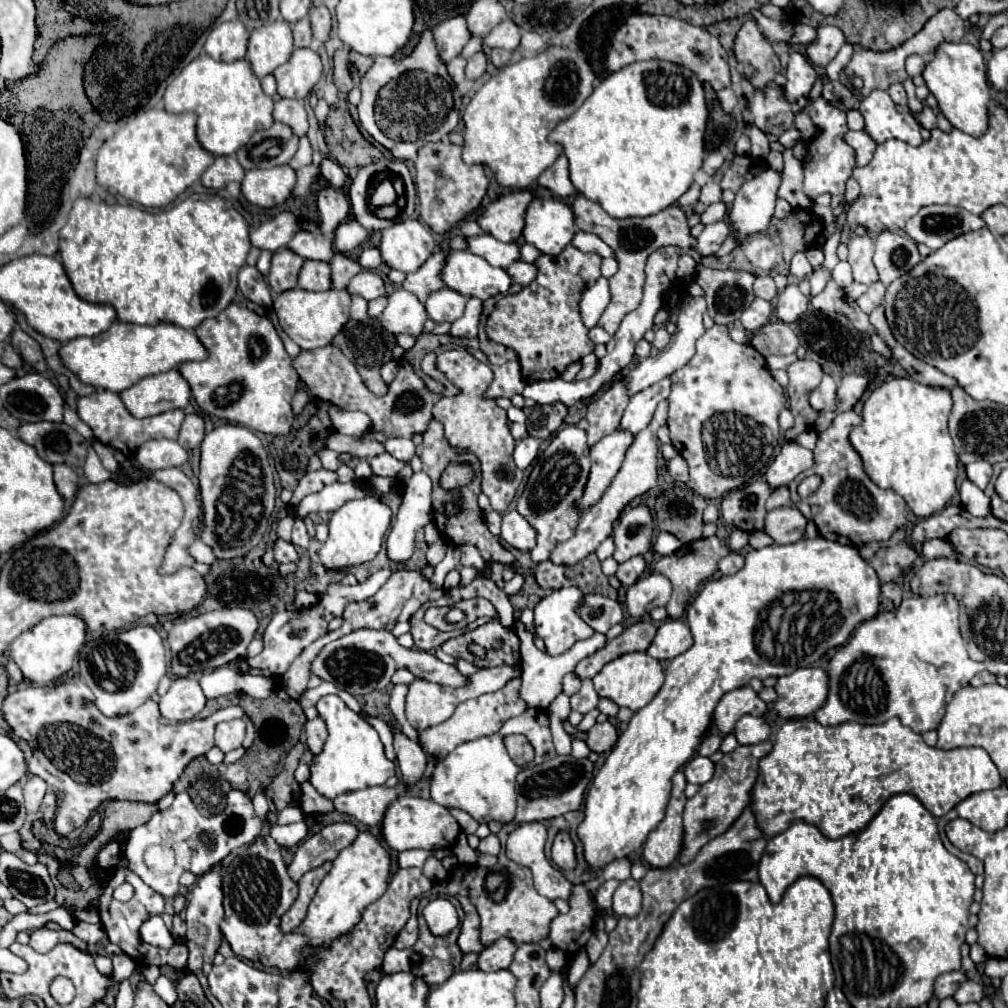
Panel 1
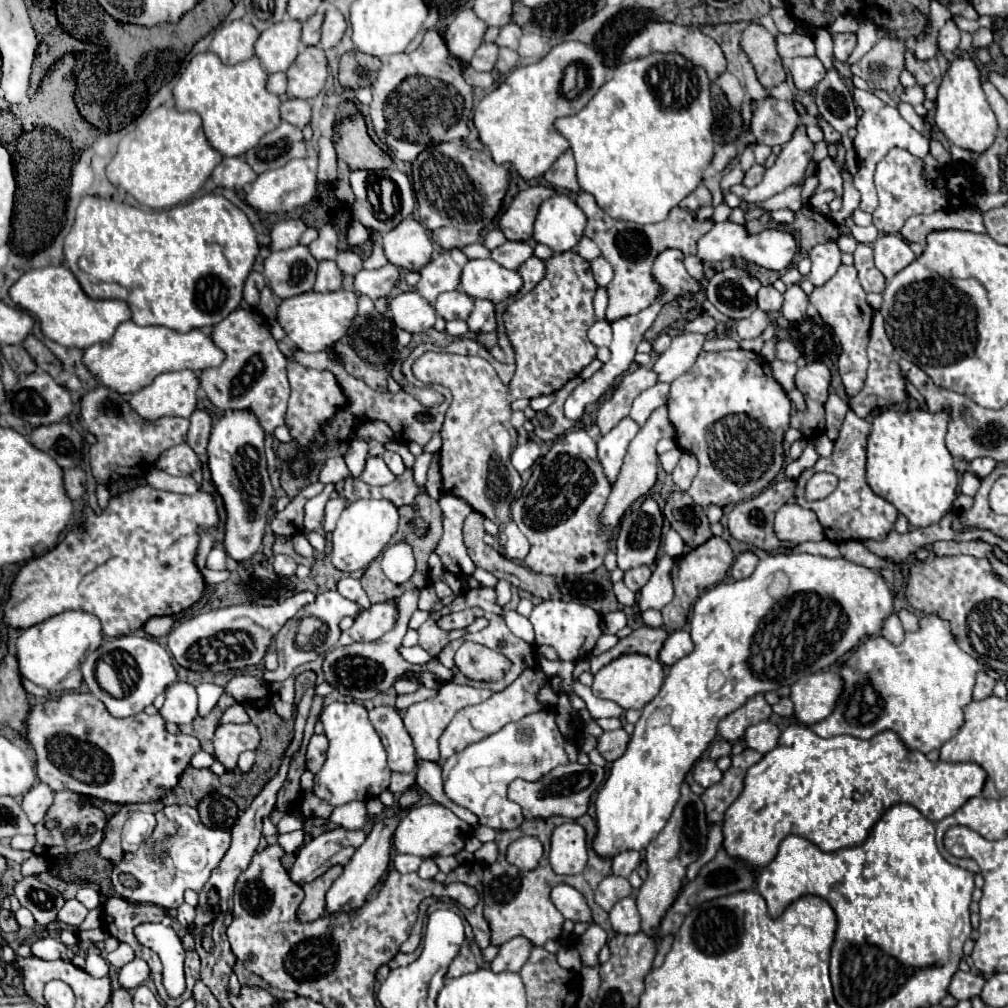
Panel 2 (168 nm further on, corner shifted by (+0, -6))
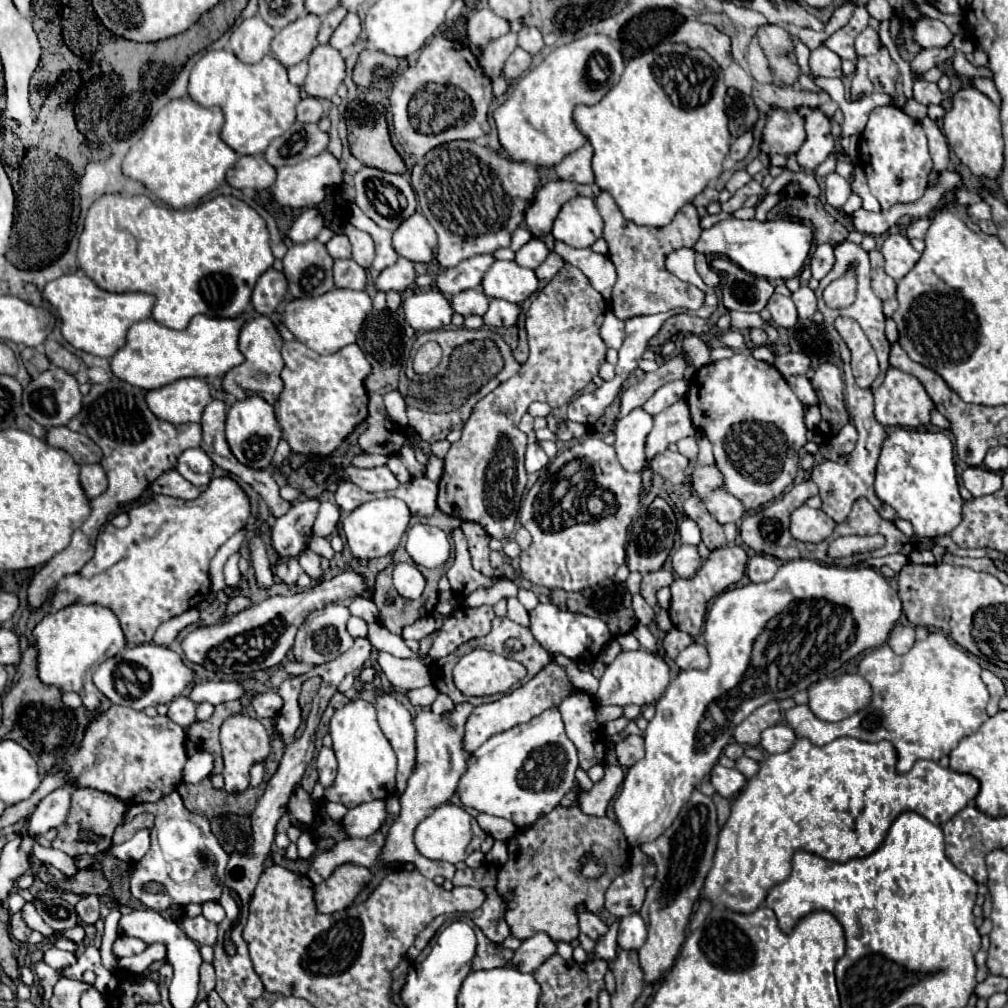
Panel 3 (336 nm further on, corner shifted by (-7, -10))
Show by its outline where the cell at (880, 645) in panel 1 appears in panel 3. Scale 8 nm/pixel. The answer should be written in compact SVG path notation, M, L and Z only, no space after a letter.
M931 632L927 640L917 640L905 654L897 656L887 644L871 650L859 662L859 674L871 684L873 698L869 706L841 722L823 722L811 714L808 705L797 705L785 712L787 724L797 736L809 738L817 746L825 746L841 736L863 742L893 742L899 762L897 772L907 772L915 760L933 760L947 756L959 740L977 732L985 722L985 706L989 692L979 678L981 666L943 632Z

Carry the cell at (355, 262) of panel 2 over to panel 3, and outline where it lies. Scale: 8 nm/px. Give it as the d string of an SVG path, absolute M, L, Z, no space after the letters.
M345 226L345 236L351 240L351 246L353 246L351 260L355 260L361 268L369 270L373 264L373 258L375 258L373 240L369 238L369 234L365 234L353 226Z

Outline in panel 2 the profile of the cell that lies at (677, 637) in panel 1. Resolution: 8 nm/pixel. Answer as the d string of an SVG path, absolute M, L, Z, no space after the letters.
M676 630L676 632L672 632L672 634L668 636L666 644L662 646L658 660L660 660L662 664L672 666L672 664L678 662L680 658L688 656L688 654L692 652L692 648L694 648L694 642L692 642L690 634L688 634L686 630Z

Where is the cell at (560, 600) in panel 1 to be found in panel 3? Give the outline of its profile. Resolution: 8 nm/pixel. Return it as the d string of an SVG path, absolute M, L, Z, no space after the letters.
M551 602L539 604L531 614L531 632L535 640L547 650L547 652L561 652L569 656L575 662L591 662L599 656L603 646L613 638L607 624L599 618L591 618L585 614L573 614L569 610L561 610Z

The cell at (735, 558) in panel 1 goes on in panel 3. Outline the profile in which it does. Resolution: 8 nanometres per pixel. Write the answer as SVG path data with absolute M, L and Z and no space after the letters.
M755 554L753 558L749 558L745 570L751 582L767 582L773 578L775 572L777 572L777 564L765 554Z

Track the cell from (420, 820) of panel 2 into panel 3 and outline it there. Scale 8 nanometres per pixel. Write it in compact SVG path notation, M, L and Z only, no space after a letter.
M443 804L433 810L417 828L415 828L415 846L421 856L431 860L447 860L457 864L467 858L467 844L471 842L471 816L455 804Z

